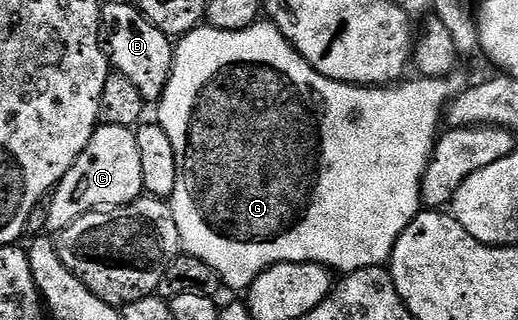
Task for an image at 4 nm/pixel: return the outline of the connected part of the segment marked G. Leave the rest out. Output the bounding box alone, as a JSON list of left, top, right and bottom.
[156,23,464,291]

